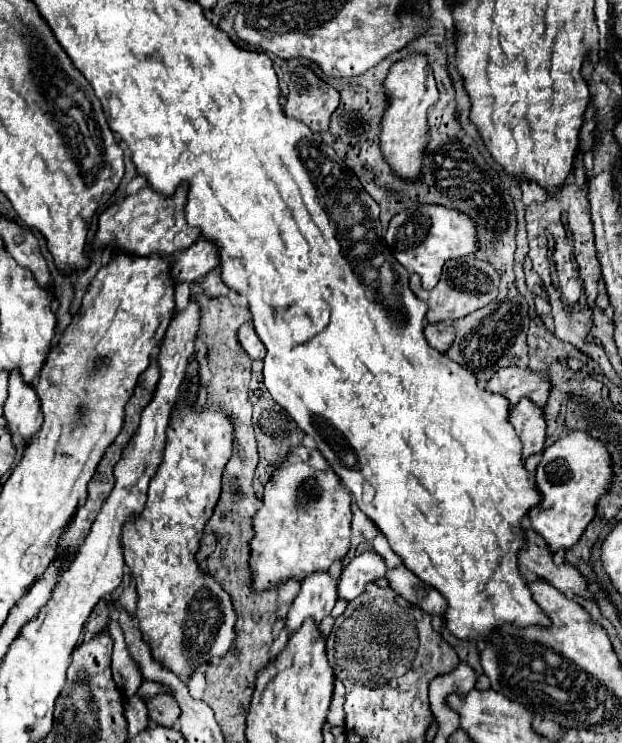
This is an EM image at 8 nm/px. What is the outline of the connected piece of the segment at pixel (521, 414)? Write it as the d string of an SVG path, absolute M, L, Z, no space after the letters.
M520 399L518 405L510 411L508 423L514 425L516 435L524 445L522 459L528 459L530 455L542 451L546 439L546 423L542 407L534 405L530 399Z

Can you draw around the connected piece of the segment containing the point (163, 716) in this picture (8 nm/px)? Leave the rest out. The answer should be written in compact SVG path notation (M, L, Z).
M160 693L152 699L146 699L146 707L148 707L150 721L158 723L158 725L164 725L164 727L174 727L176 719L180 717L178 703L164 693Z

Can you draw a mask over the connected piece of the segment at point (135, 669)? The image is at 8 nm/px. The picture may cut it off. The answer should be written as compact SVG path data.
M116 615L110 619L110 625L108 625L108 631L114 639L114 653L112 653L112 673L114 673L114 681L118 685L118 689L126 695L126 697L132 697L144 677L140 673L140 667L138 663L130 657L128 649L126 649L126 643L124 643L124 635L122 635L122 629L120 629L120 623L116 621Z

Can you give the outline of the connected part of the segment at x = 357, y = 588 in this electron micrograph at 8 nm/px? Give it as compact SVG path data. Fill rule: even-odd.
M376 551L356 555L342 571L342 577L338 581L338 597L344 601L352 601L364 593L368 583L374 583L384 575L386 563Z

